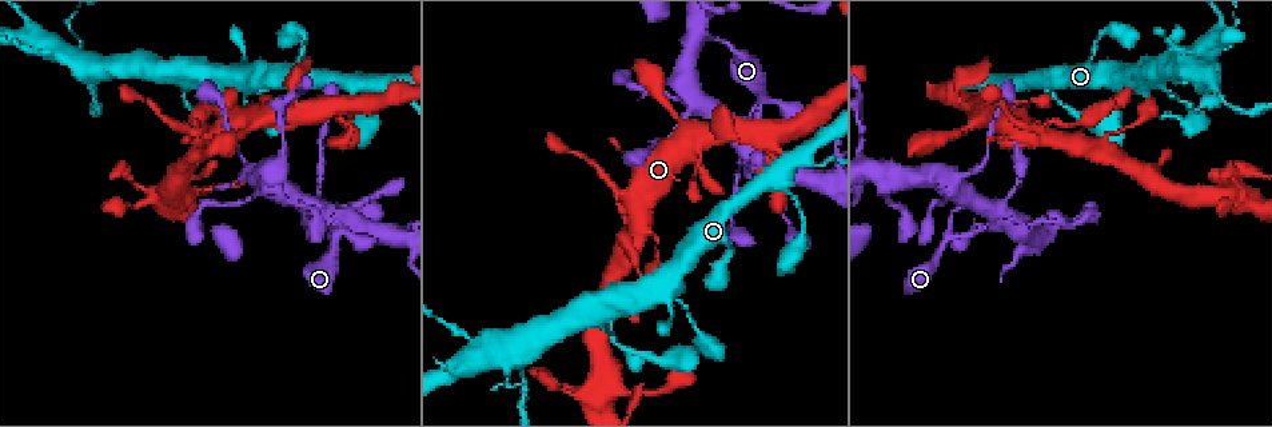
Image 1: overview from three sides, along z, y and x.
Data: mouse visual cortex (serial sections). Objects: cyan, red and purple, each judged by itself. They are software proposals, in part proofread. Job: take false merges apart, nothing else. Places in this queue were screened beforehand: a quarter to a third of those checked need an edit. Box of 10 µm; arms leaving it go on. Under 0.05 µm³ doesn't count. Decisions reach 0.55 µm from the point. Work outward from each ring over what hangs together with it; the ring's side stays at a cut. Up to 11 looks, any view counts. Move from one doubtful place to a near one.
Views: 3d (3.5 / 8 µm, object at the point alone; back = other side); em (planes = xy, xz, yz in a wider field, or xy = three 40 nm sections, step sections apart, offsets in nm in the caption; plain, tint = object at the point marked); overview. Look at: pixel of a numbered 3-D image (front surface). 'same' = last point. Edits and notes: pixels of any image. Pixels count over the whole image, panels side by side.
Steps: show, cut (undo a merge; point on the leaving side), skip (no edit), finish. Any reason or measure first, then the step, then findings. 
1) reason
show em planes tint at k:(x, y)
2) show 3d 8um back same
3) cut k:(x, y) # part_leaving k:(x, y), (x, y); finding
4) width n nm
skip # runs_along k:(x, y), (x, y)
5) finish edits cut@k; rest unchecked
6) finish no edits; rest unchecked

three arms meet
show 3d 3.5um back at 1:(191, 121)

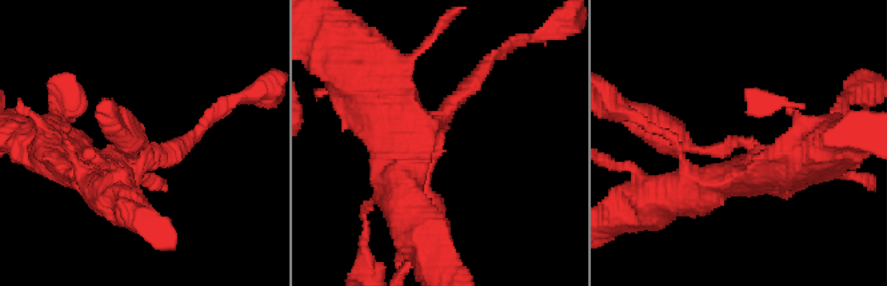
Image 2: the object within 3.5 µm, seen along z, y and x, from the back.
arms 3; arm_widths 200, 200, 400 nm; now the EM
show em xy step 3 tint at 2:(735, 144)

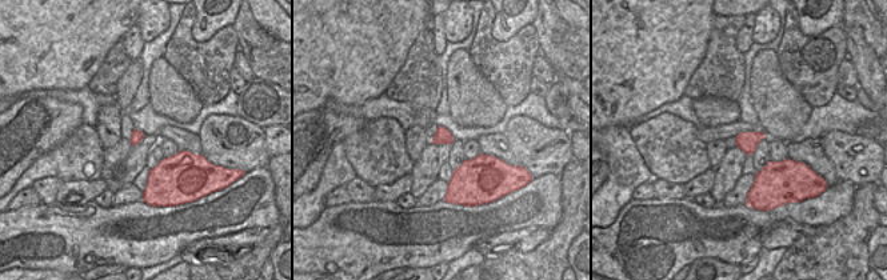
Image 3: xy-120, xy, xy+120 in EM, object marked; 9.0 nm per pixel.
cut 2:(714, 151) # part_leaving 2:(143, 161), (119, 131); two cells meet here

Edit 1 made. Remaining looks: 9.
four-way junction
show 3d 8um at 1:(516, 358)

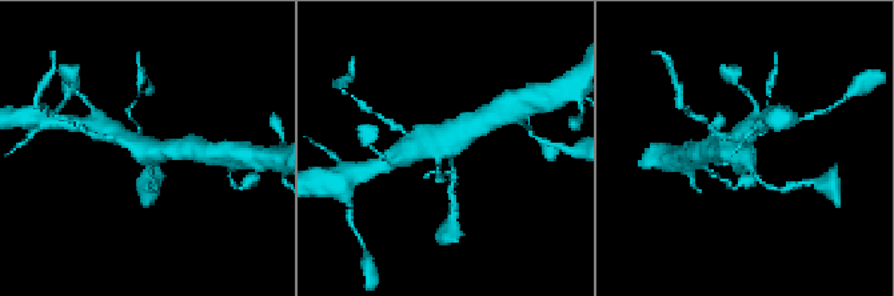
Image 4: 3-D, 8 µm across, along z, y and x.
closer look
show 3d 3.5um same

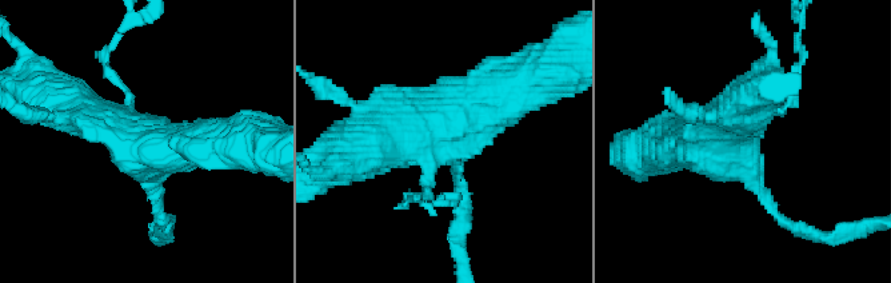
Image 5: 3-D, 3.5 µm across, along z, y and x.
show em xy step 5 tint at 5:(448, 145)

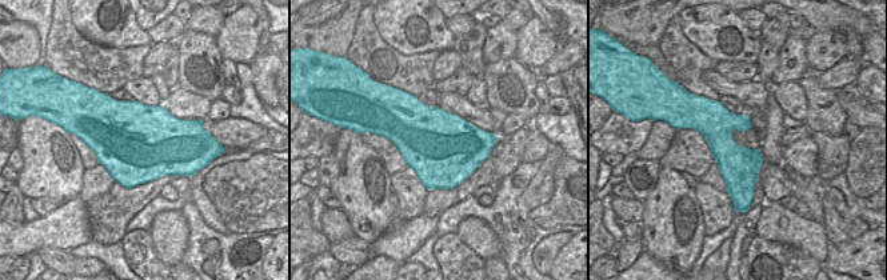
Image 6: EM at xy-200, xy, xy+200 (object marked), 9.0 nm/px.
skip # runs_along 5:(524, 82), (438, 130), (360, 150); all the same cell

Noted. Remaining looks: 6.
see it whole again
show overview

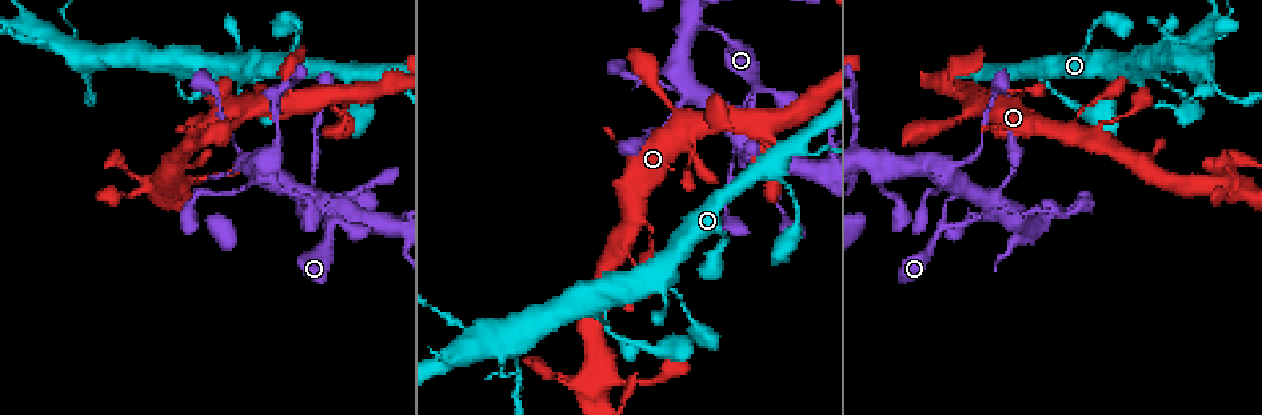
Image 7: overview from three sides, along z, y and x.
looks like a crossing
show 3d 3.5um at 7:(324, 208)

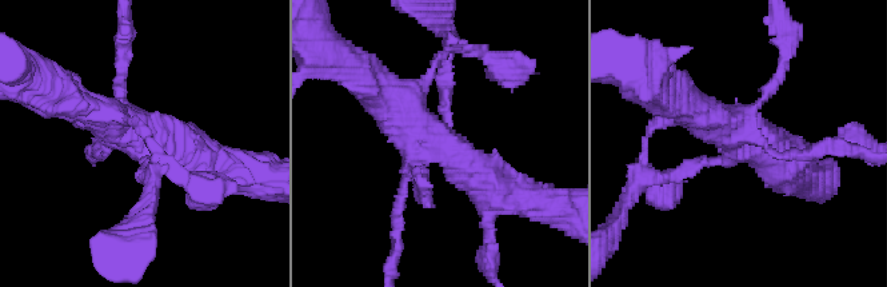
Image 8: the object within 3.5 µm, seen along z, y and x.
show em xy step 2 tint at 8:(446, 140)

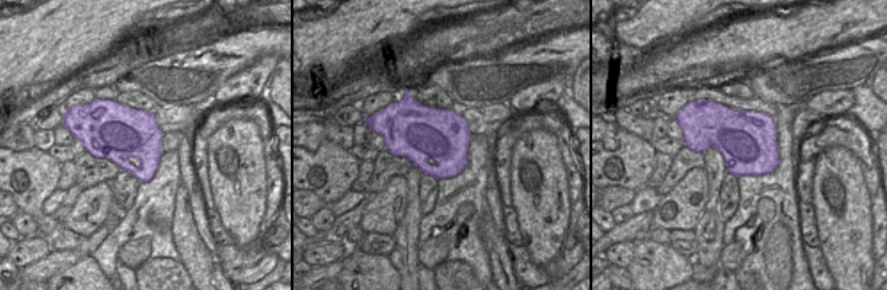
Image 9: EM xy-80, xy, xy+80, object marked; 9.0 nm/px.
skip # continuous, no second cell

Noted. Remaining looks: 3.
sharp bend
show 3d 3.5um at 7:(365, 73)

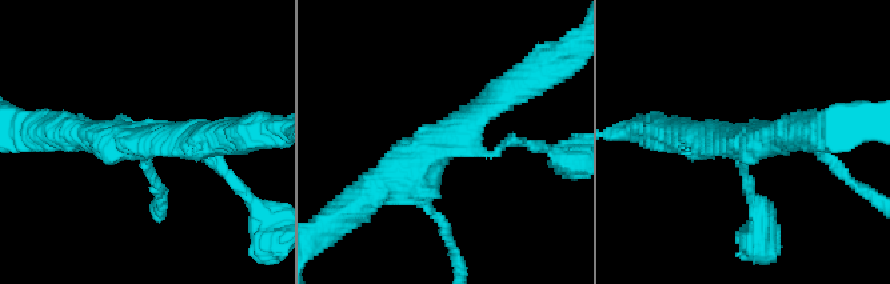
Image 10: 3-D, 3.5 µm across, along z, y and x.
arms 3; arm_widths 100, 350, 400 nm; need the tissue
show em xy step 3 tint at 10:(153, 140)

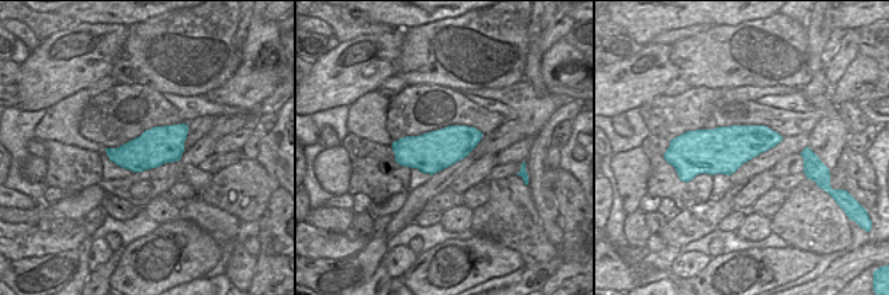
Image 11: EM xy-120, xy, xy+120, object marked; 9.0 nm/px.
skip # runs_along 10:(380, 187), (525, 80); continuous, no second cell

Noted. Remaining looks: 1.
finish edits cut@2; rest unchecked

